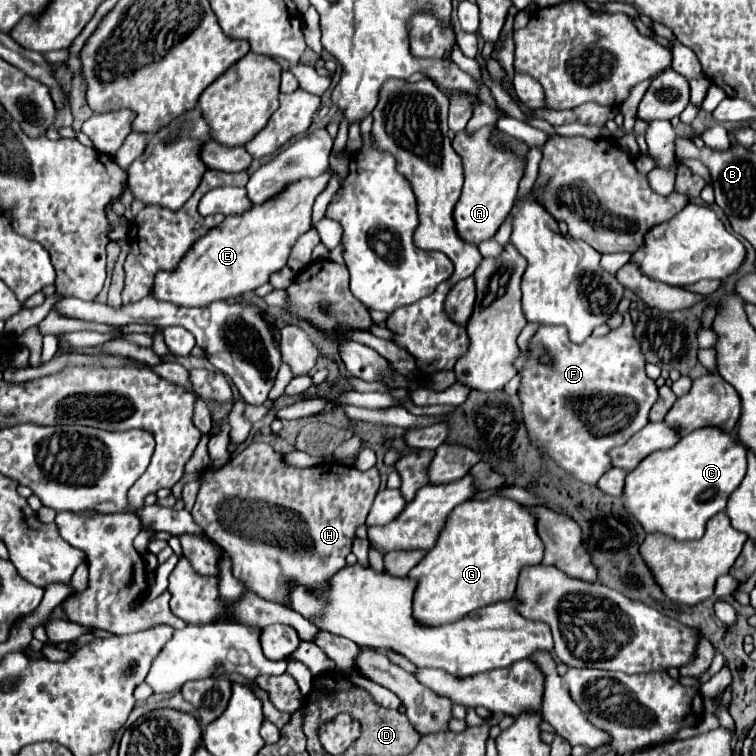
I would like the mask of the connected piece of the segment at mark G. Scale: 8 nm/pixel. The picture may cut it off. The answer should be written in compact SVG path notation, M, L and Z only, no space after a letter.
M503 495L461 503L451 511L437 545L409 571L419 583L413 601L415 619L423 625L445 625L491 603L513 599L521 569L539 565L543 549L535 517L521 503Z

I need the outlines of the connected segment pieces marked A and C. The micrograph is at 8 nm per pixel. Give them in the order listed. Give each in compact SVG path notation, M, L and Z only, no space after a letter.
M487 125L471 135L467 131L459 131L453 139L453 149L461 155L465 167L465 185L461 199L455 205L455 225L461 239L475 245L491 239L499 225L507 219L517 197L519 181L525 173L525 159L517 159L517 155L505 151L505 147L493 147L493 143L489 143L493 131L495 125Z
M703 427L685 435L671 449L645 457L625 479L625 507L641 521L647 533L661 531L677 541L701 539L707 521L725 511L729 495L747 471L747 447L737 435Z

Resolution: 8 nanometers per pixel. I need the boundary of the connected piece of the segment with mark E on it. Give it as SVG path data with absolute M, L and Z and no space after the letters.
M325 171L313 179L297 179L273 199L253 205L251 211L225 217L191 247L175 271L157 273L153 297L183 307L205 307L211 301L233 299L269 283L269 277L285 267L295 241L313 227L313 203L331 177L333 173Z

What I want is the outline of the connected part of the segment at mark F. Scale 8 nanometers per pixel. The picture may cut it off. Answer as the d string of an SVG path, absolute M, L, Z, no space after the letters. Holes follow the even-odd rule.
M625 313L623 325L605 337L589 337L585 343L571 343L565 327L539 327L529 343L529 353L519 355L515 367L521 373L519 397L523 403L523 417L531 437L531 443L547 451L559 467L575 475L579 481L595 485L605 471L609 471L609 451L617 445L627 443L637 431L649 423L649 411L657 401L657 387L645 375L645 357L639 343L633 337L633 323ZM549 353L553 365L541 365L539 355Z

